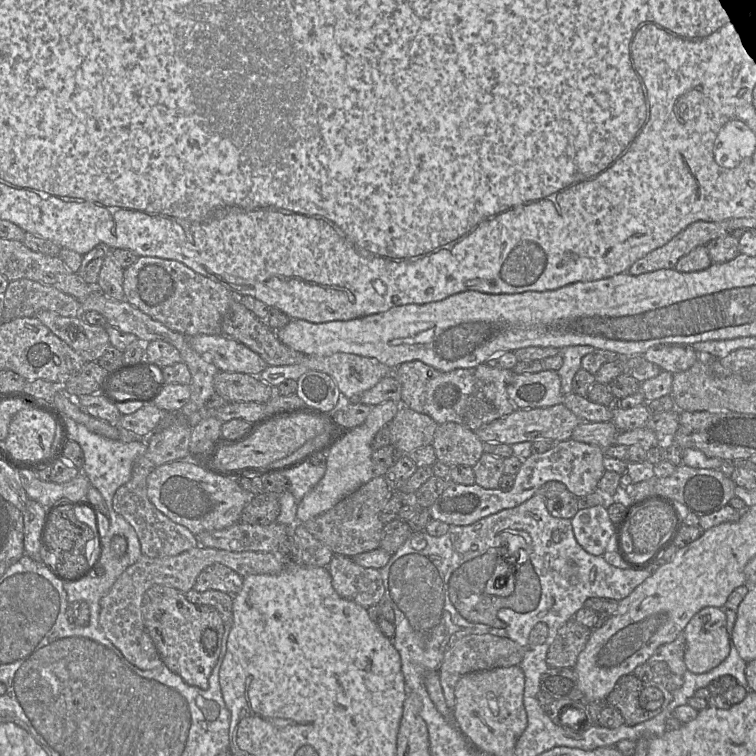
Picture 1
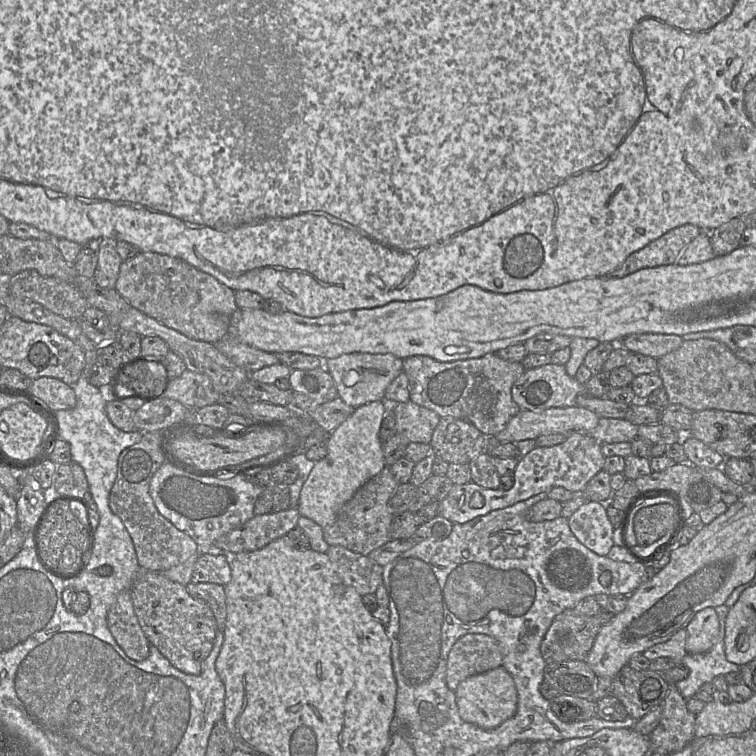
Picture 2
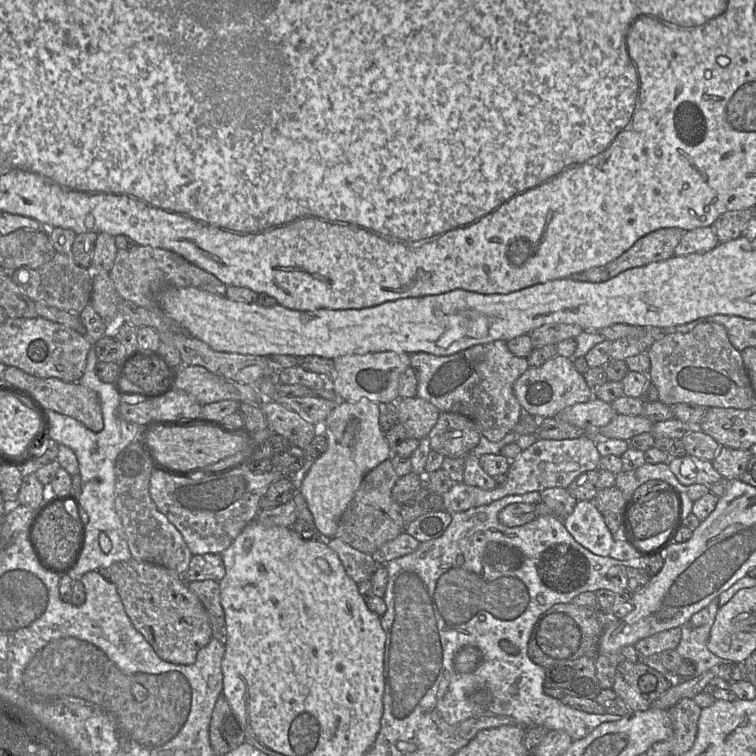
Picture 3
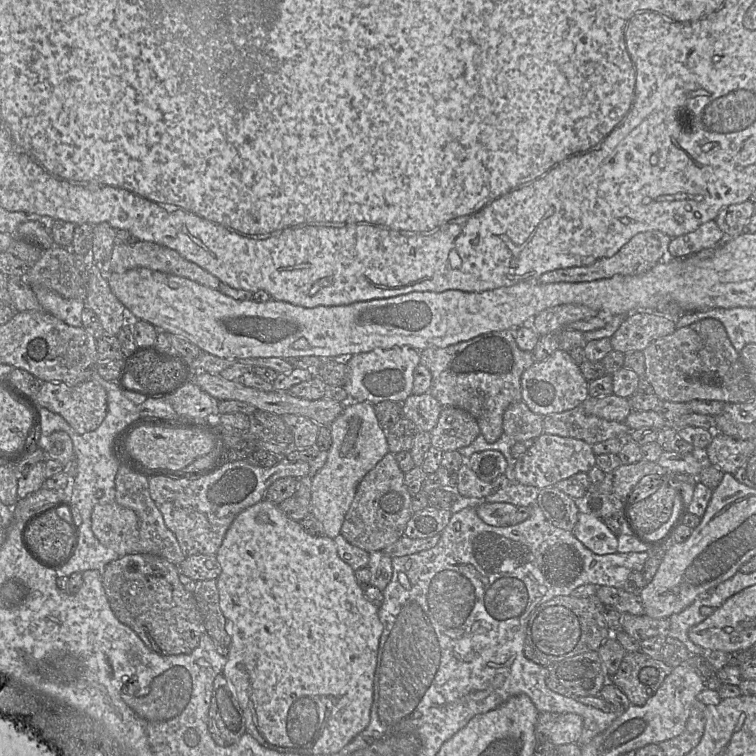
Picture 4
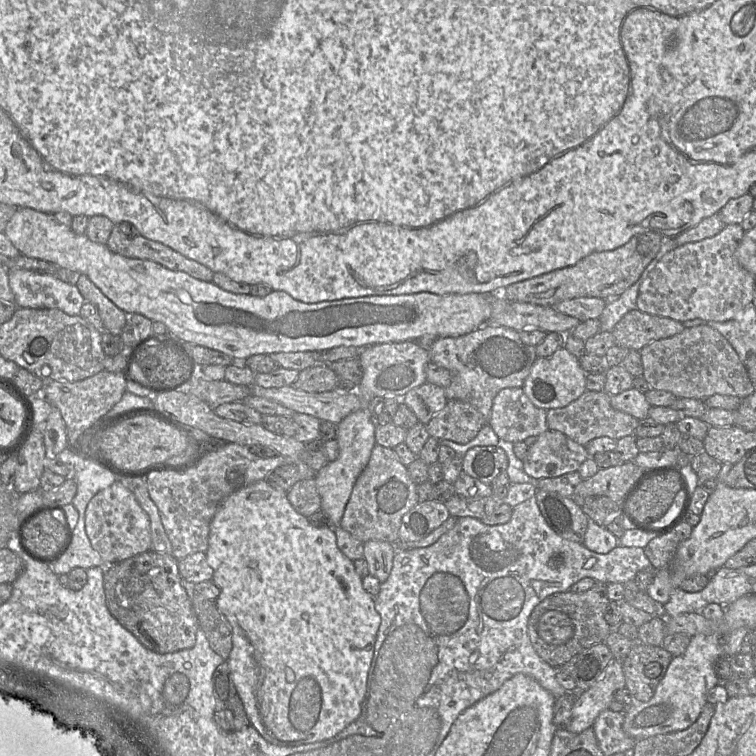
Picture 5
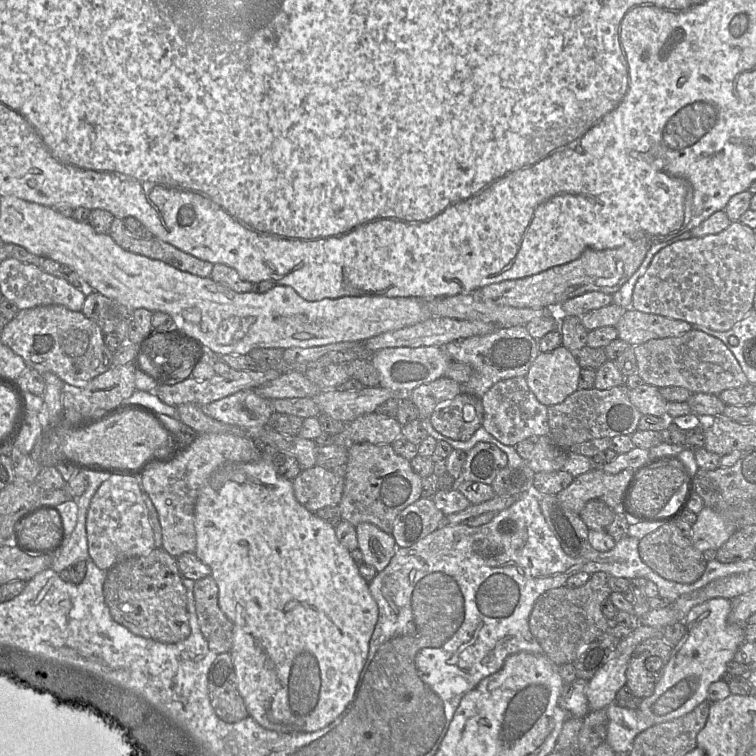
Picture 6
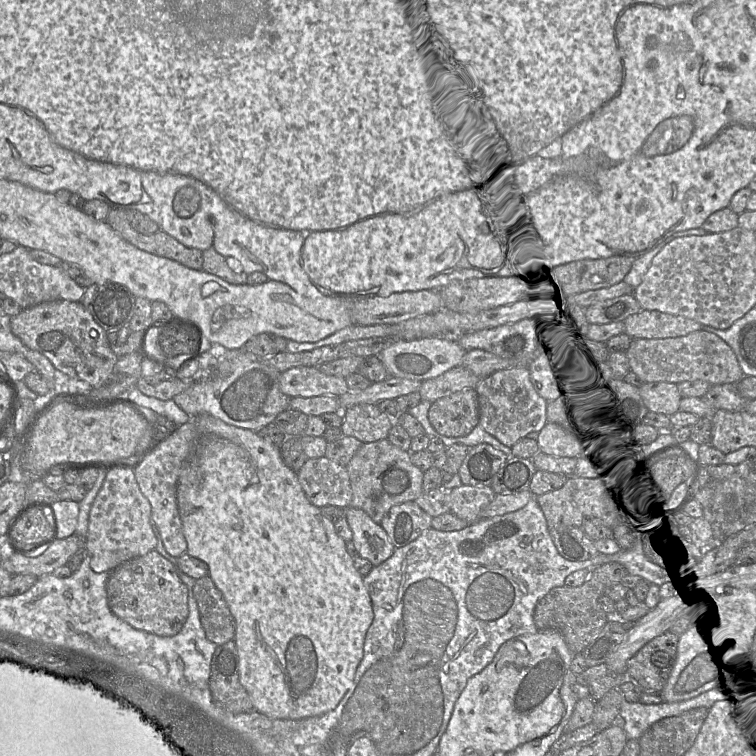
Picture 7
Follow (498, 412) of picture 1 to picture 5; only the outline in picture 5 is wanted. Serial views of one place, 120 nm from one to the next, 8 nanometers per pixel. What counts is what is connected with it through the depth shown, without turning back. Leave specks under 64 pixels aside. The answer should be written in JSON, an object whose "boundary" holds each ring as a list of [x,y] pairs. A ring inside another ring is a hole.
{"boundary":[[[491,324],[462,336],[437,338],[428,351],[432,363],[452,373],[452,382],[445,388],[447,399],[473,405],[483,415],[486,424],[491,416],[495,396],[505,388],[523,387],[538,357],[535,346],[523,343],[518,331]]]}

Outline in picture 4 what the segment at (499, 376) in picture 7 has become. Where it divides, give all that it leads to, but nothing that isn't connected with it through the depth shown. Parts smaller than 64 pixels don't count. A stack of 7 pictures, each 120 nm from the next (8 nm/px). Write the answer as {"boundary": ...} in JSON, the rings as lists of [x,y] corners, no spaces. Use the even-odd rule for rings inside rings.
{"boundary":[[[525,402],[511,404],[503,415],[503,432],[517,442],[536,439],[543,432],[542,415],[532,412]]]}

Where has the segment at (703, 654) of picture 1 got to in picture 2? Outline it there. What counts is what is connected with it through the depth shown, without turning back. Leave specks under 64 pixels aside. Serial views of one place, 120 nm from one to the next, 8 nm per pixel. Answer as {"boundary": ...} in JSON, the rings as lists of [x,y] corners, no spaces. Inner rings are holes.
{"boundary":[[[708,607],[697,612],[685,627],[687,653],[702,654],[709,651],[715,644],[719,626],[719,618],[715,608]]]}

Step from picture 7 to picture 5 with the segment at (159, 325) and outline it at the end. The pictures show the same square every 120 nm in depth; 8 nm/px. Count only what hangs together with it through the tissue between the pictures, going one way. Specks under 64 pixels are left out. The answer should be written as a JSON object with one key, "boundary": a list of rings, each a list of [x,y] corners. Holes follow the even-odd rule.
{"boundary":[[[158,339],[143,343],[129,366],[128,378],[148,388],[172,386],[189,378],[191,361],[182,352]]]}

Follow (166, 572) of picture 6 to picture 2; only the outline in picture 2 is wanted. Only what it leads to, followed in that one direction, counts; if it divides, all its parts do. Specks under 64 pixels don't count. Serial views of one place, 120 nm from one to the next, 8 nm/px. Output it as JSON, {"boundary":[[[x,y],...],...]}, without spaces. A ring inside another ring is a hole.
{"boundary":[[[140,570],[131,586],[131,595],[135,614],[149,642],[178,670],[200,674],[202,662],[211,652],[217,633],[211,608],[192,597],[186,586],[150,570]]]}

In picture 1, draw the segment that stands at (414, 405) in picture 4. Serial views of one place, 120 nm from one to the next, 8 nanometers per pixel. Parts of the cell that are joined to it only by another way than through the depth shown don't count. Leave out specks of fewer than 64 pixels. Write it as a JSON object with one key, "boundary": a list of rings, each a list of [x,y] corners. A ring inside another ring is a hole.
{"boundary":[[[404,405],[400,406],[397,414],[388,425],[391,445],[403,455],[432,445],[434,433],[439,426],[428,415],[418,413]]]}

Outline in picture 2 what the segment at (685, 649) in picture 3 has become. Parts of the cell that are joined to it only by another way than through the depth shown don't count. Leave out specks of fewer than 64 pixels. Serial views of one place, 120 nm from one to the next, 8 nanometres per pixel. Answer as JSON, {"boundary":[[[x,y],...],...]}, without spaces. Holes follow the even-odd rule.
{"boundary":[[[719,626],[715,644],[706,653],[689,654],[682,659],[682,664],[689,669],[689,675],[675,684],[686,699],[694,697],[701,686],[715,677],[732,672],[741,672],[740,666],[729,662],[724,650],[725,626]]]}

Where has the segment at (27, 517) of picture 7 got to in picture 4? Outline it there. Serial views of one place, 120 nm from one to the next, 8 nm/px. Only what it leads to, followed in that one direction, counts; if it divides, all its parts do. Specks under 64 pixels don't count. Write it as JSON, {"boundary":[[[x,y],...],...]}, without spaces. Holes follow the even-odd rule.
{"boundary":[[[56,510],[37,517],[25,530],[25,540],[34,553],[54,565],[61,565],[74,547],[72,524],[61,519]]]}

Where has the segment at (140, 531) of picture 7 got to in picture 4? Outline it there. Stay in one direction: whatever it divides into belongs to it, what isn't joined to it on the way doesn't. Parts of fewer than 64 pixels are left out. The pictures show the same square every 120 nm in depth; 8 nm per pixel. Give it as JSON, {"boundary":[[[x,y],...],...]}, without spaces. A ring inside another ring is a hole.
{"boundary":[[[116,502],[97,504],[91,513],[91,529],[98,541],[106,548],[112,549],[120,557],[140,553],[139,519],[136,513]]]}

